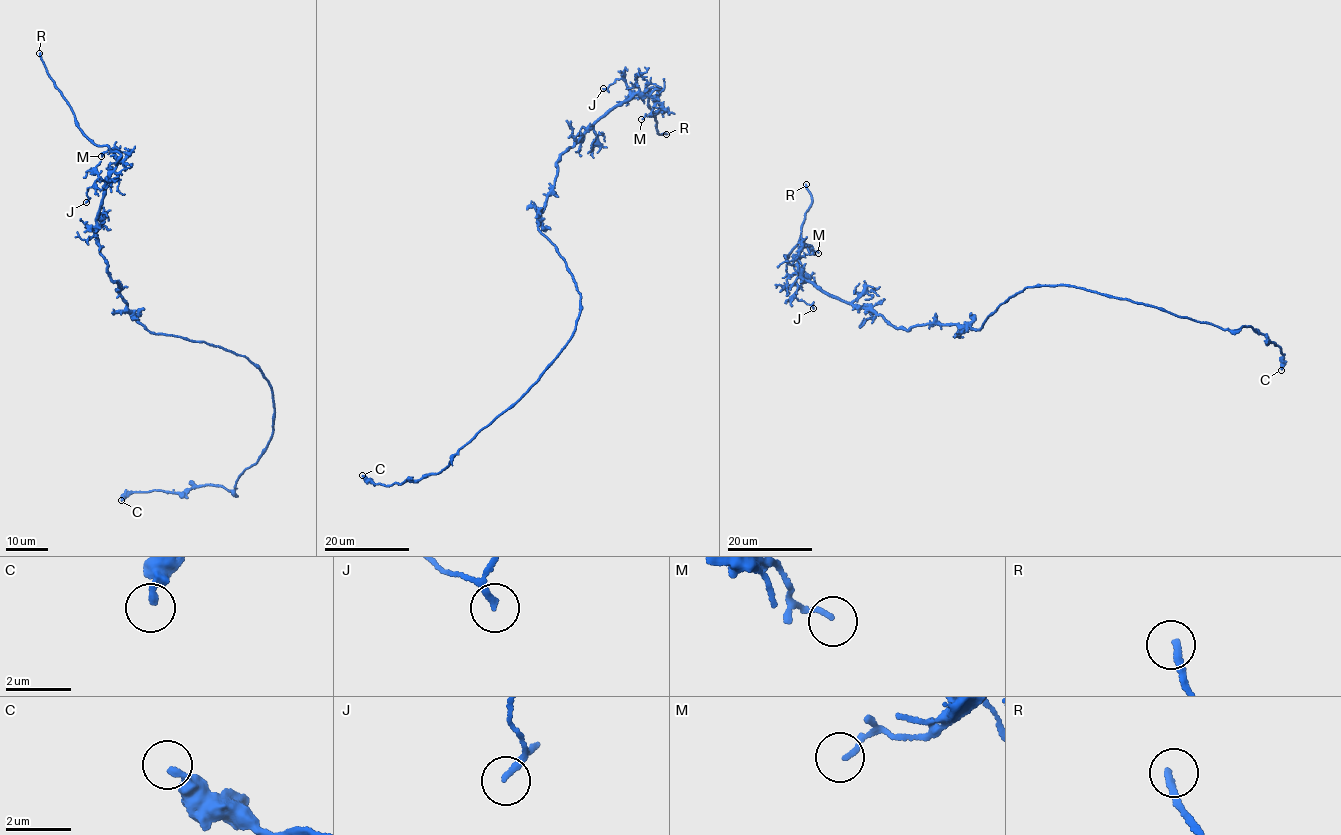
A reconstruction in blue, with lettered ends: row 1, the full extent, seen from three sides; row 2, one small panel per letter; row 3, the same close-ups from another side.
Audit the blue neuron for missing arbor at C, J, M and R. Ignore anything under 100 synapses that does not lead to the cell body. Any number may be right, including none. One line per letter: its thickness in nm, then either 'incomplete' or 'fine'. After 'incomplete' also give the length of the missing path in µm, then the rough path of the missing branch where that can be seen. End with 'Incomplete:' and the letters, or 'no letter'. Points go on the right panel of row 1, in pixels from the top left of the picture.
C: 240 nm | fine
J: 140 nm | fine
M: 140 nm | fine
R: 190 nm | incomplete | 20 µm | (806, 184), (803, 168), (775, 147), (776, 140), (772, 138)
Incomplete: R

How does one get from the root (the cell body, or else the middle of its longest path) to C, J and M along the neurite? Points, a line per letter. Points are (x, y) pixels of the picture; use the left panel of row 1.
C: (181, 337), (262, 371), (274, 398), (271, 436), (233, 490), (202, 485), (121, 500)
J: (181, 337), (151, 332), (128, 311), (95, 239), (105, 184), (99, 178), (88, 188), (86, 202)
M: (181, 337), (151, 332), (134, 319), (107, 272), (95, 230), (108, 176), (121, 152), (108, 149), (101, 156)

